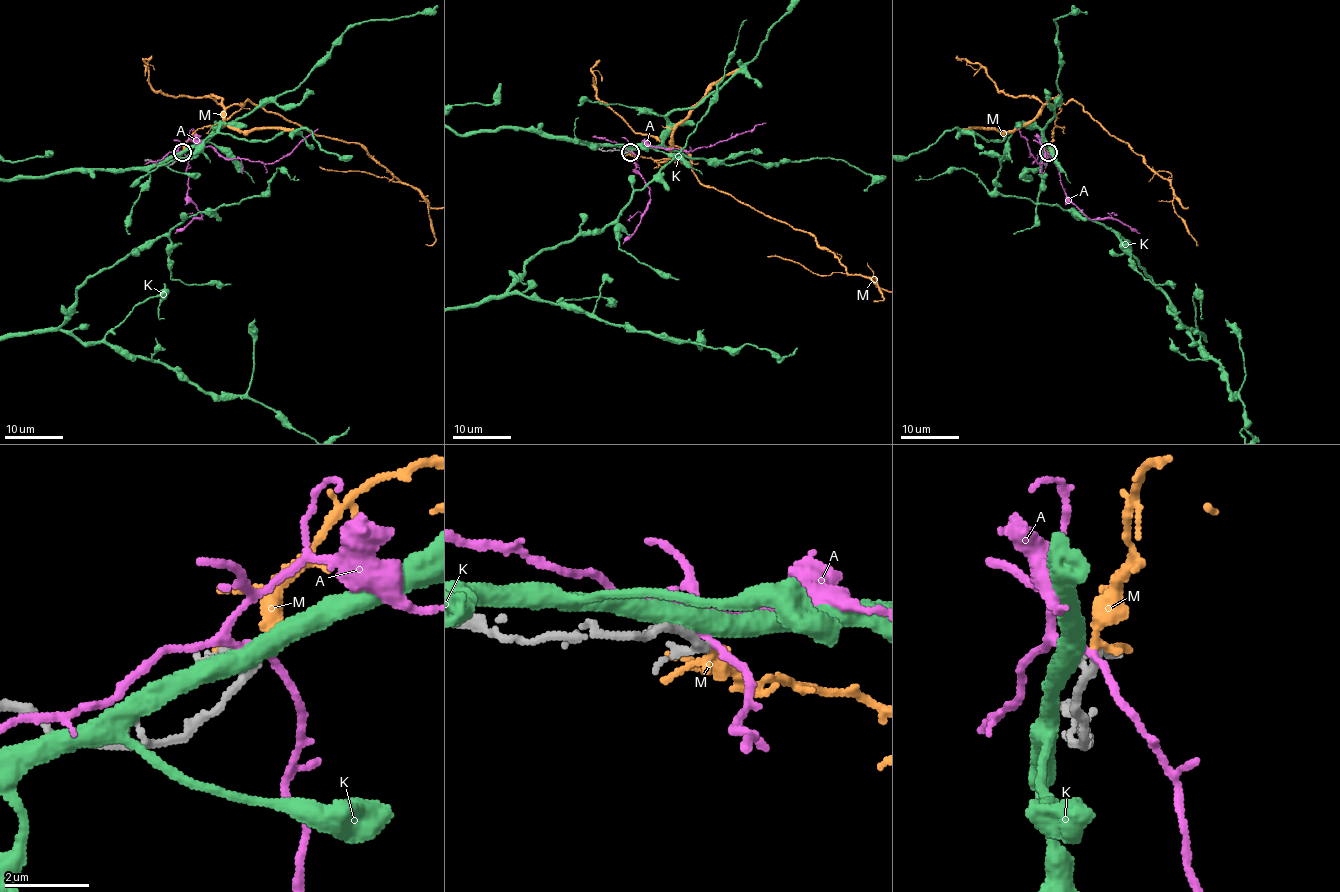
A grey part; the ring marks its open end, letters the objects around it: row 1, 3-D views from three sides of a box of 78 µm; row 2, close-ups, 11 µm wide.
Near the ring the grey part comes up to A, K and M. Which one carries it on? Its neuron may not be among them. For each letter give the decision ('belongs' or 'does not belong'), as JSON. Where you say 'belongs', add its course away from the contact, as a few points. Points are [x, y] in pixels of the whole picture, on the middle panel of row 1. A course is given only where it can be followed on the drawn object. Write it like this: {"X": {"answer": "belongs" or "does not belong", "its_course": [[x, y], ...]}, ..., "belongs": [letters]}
{"A": {"answer": "does not belong"}, "K": {"answer": "does not belong"}, "M": {"answer": "belongs"}, "belongs": ["M"]}

